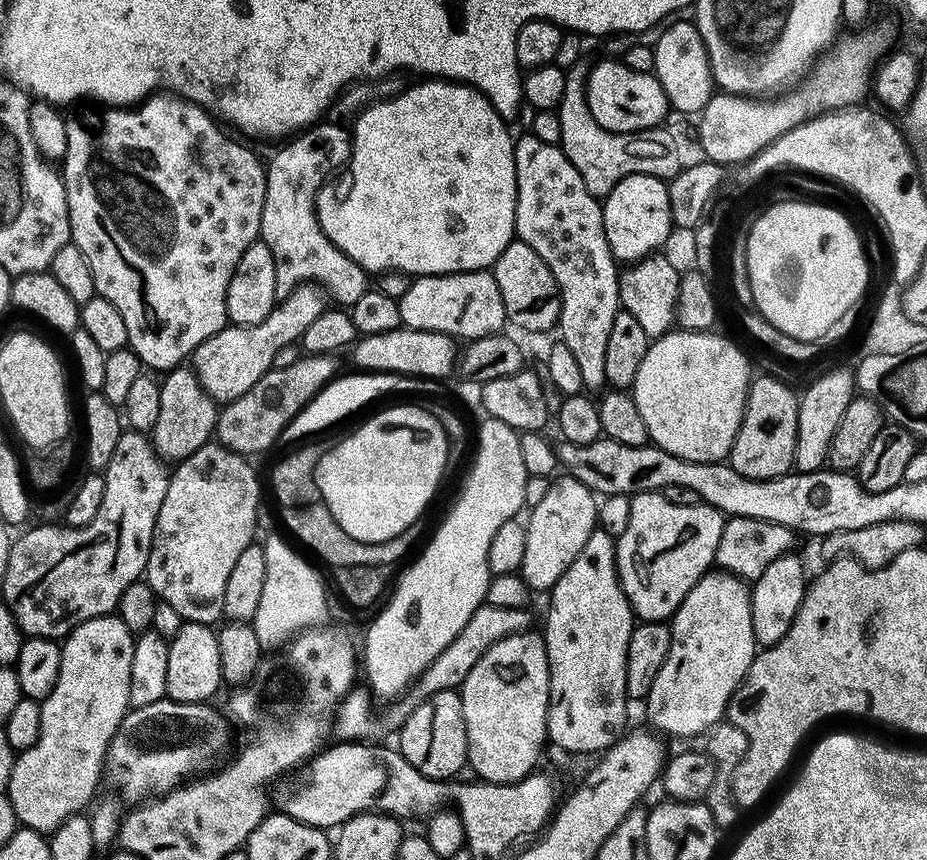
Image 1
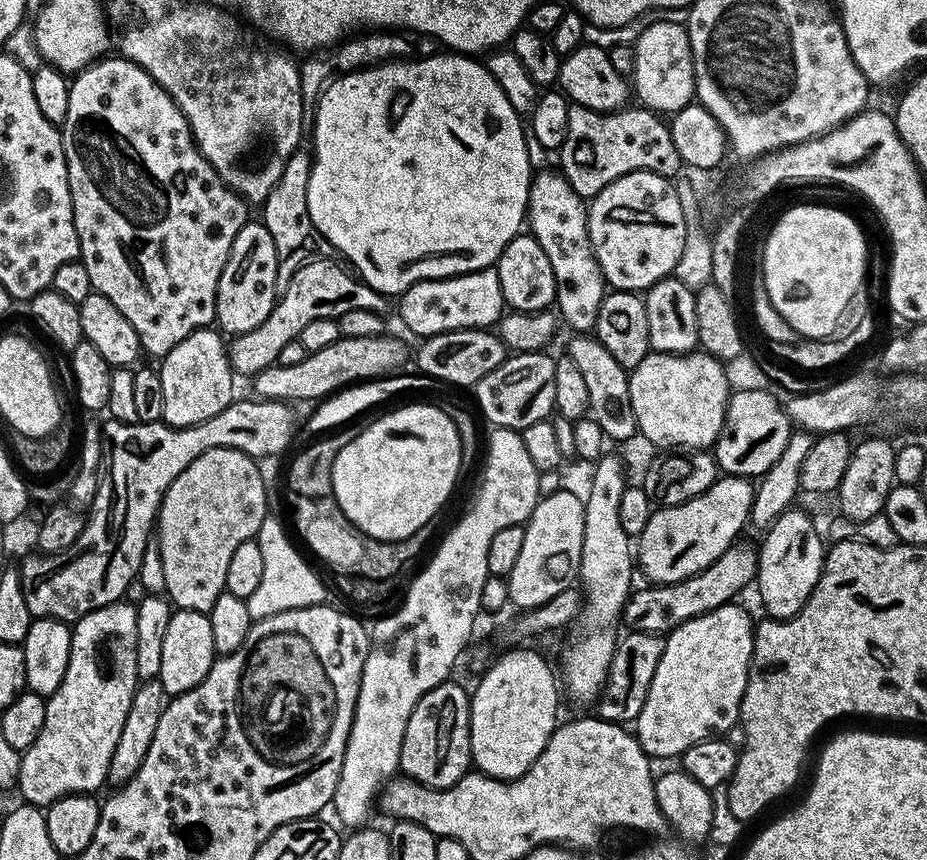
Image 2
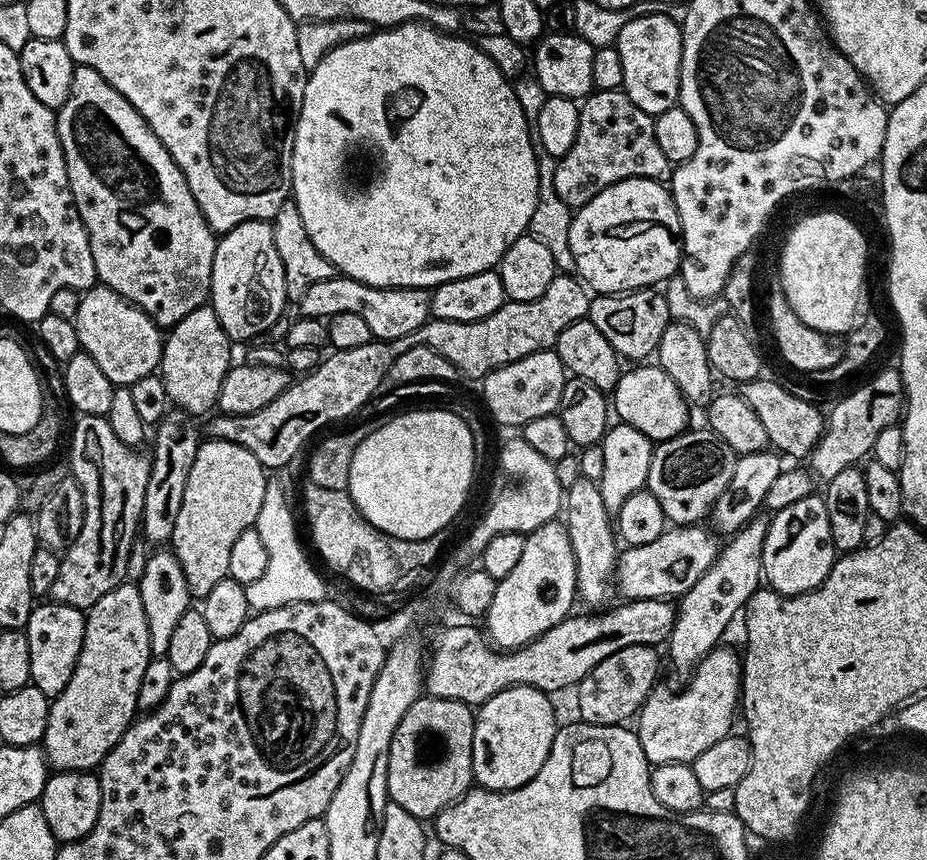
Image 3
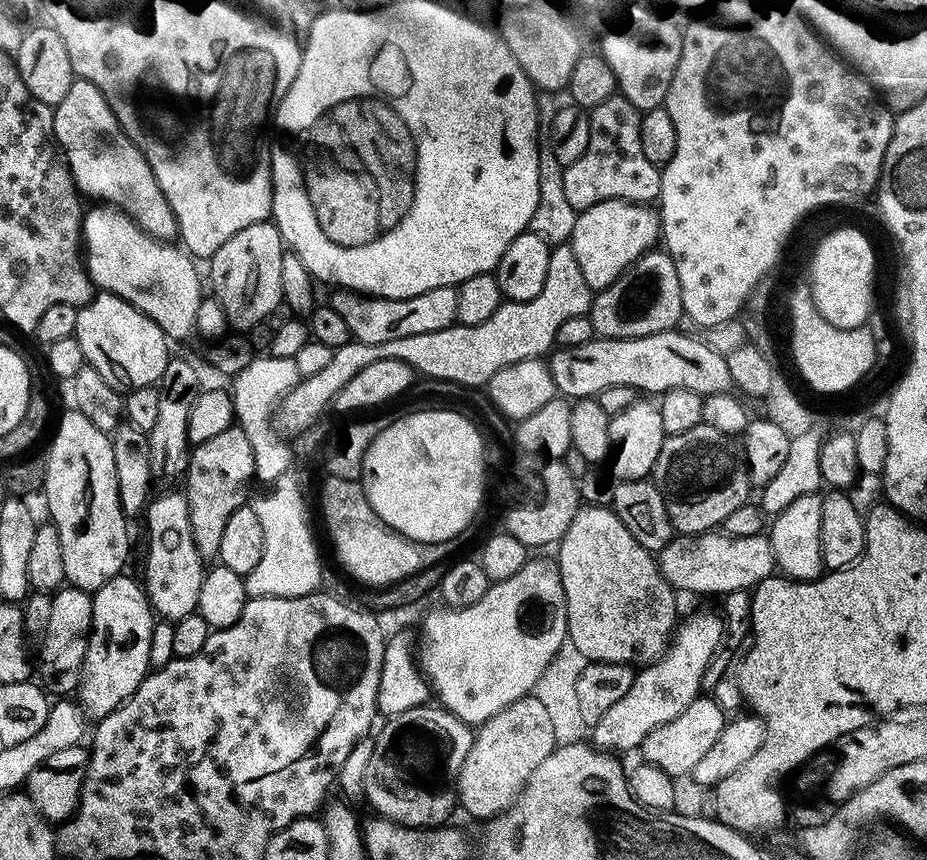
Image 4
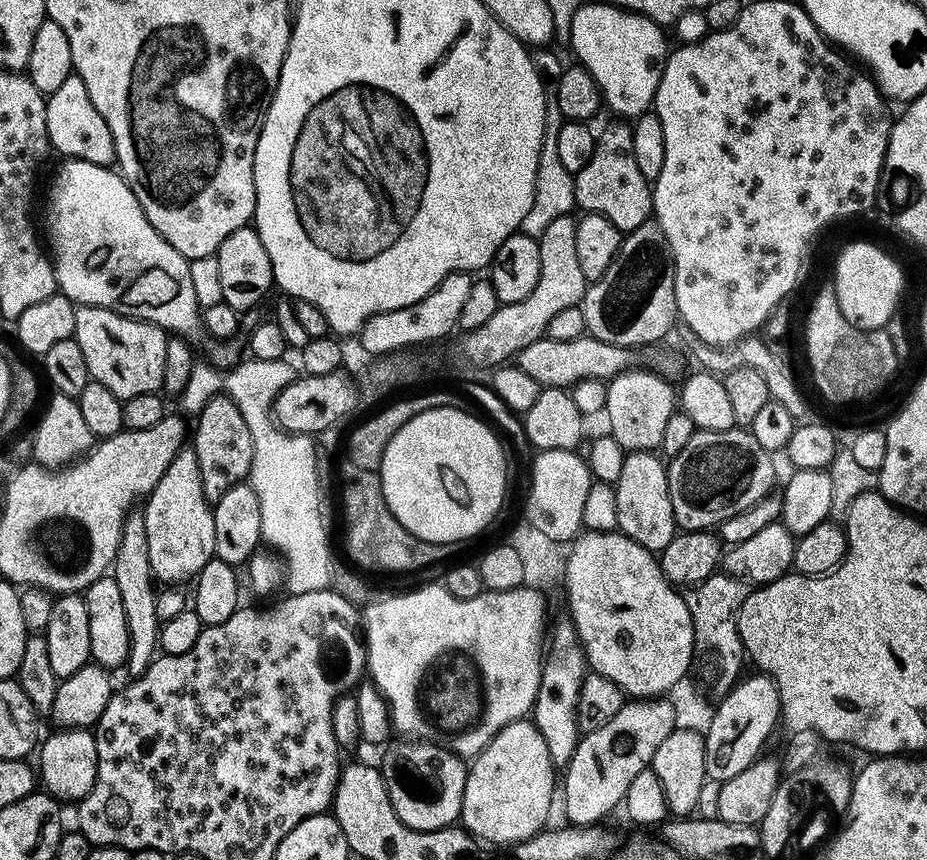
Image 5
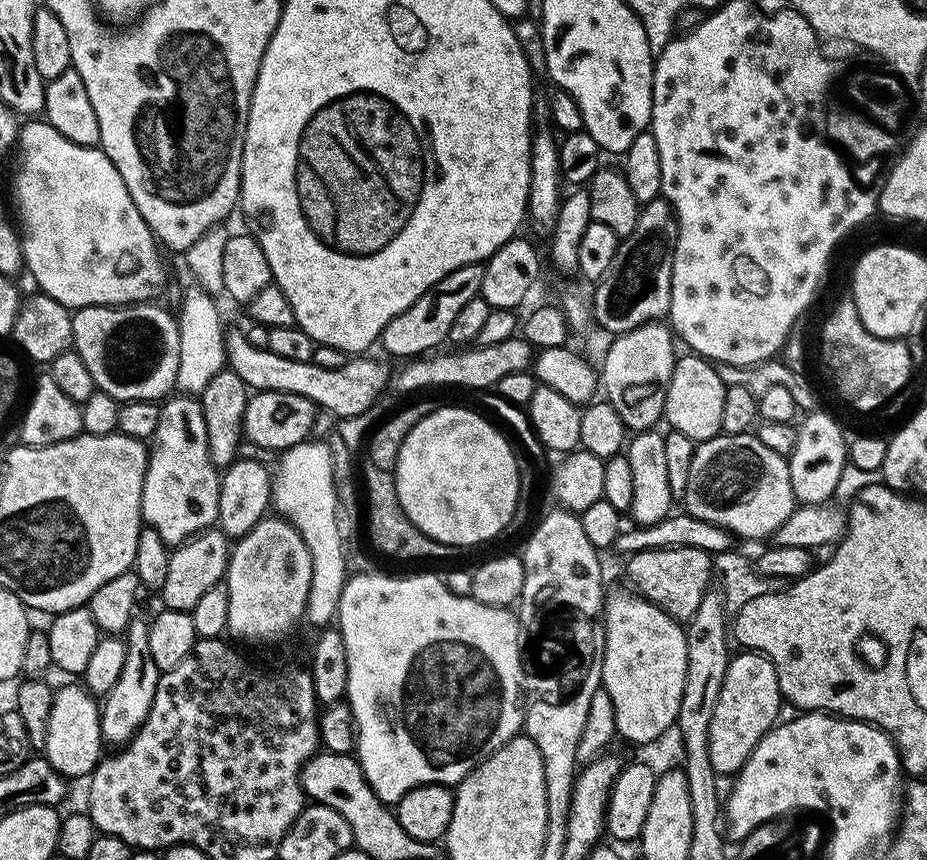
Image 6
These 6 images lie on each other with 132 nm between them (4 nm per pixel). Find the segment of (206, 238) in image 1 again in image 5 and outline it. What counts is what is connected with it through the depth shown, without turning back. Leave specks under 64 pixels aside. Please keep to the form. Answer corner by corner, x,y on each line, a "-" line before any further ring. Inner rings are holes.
71,75
54,90
46,100
46,130
48,142
53,149
61,152
61,157
74,160
85,160
105,166
116,159
114,138
110,134
110,126
106,126
106,118
98,114
98,106
90,102
90,94
86,94
86,82
78,75

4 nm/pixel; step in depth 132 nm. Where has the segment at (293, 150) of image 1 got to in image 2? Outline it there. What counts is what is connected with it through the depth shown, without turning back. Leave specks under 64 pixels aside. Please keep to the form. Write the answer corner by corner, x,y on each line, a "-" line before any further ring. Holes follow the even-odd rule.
304,150
296,151
290,162
286,162
286,170
282,170
282,178
278,178
278,186
270,190
262,205
264,211
262,223
266,226
266,230
270,230
270,238
274,238
274,250
280,259
276,279
276,290
280,294
286,290
292,275
315,253
312,251
316,248
316,240
318,241
318,233
310,218
310,210
306,202
311,169
311,155

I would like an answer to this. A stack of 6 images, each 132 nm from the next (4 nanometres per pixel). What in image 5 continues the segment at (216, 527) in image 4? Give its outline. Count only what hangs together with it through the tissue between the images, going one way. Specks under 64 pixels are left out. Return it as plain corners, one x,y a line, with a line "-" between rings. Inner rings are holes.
217,394
207,397
204,402
204,409
195,417
195,420
196,428
194,424
194,431
190,436
190,447
196,451
196,457
198,458
198,474
202,474
202,494
206,494
209,502
215,502
222,498
222,494
226,494
226,490
230,490
236,484
249,479
252,471
252,459
254,458
254,438
250,438
250,426
246,426
245,420
242,419
242,410
238,410
238,406
233,402
232,397
227,394

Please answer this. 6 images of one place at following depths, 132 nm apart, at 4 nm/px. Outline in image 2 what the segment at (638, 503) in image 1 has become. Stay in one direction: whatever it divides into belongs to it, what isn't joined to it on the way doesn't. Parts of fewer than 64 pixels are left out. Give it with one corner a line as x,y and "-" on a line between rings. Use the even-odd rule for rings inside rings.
721,475
698,498
694,498
685,504
679,504
673,508
657,507
653,511
650,522
646,522
646,530
638,537
638,568
644,571
645,581
653,585
680,584
686,578
698,574
706,566
710,566
720,557
730,545
737,543
740,531
744,524
749,523
752,514
752,497
754,484
751,479
743,476

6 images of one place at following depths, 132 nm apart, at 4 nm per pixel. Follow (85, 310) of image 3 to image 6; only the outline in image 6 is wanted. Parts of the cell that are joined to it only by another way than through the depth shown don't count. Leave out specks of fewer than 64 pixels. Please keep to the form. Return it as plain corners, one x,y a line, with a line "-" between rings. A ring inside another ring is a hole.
160,302
95,304
72,312
72,343
99,391
118,402
163,401
176,388
180,326

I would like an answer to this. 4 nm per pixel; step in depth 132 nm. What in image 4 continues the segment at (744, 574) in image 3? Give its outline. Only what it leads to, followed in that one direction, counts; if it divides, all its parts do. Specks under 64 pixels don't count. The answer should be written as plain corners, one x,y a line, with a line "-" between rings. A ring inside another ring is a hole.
689,611
677,623
672,638
669,640
663,654
657,660
652,661
651,664
641,667
637,671
634,686
630,686
626,698
614,702
614,706
610,706
610,710
606,710
606,714
602,714
602,718
598,718
598,722
591,725
590,740
595,747
613,754
632,752
635,748
637,751
643,745
646,734
650,734
650,730
654,730
666,722
674,722
674,718
678,718
678,714
682,714
682,710
686,710
686,706
690,706
690,702
694,702
697,696
701,695
700,683
702,682
702,676
708,663
716,655
722,641
725,639
725,621
719,611
700,611

